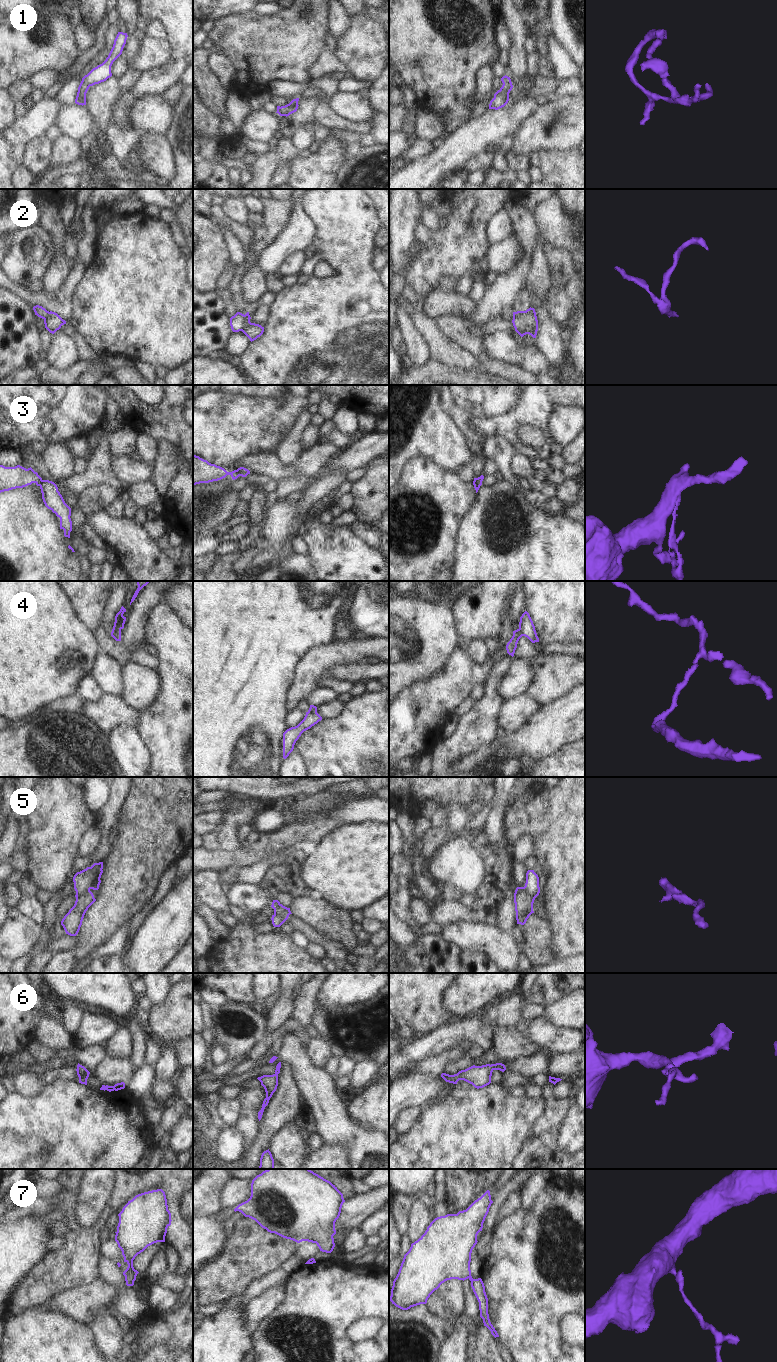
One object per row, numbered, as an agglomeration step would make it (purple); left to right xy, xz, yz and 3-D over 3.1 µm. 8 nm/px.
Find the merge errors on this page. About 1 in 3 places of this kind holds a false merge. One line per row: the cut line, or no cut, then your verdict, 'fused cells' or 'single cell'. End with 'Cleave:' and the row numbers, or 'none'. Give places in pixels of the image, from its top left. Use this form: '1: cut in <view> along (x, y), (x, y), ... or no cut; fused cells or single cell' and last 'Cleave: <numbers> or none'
1: no cut; single cell
2: cut in xz along (245, 315), (245, 321), (241, 330); fused cells
3: cut in xy along (43, 480), (39, 485); fused cells
4: cut in xy along (120, 628), (116, 628), (112, 632); fused cells
5: cut in xy along (89, 889), (76, 899); fused cells
6: no cut; single cell
7: no cut; single cell
Cleave: 2, 3, 4, 5

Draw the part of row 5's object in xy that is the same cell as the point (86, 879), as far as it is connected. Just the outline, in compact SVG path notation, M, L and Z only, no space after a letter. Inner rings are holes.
M103 862L94 863L91 867L77 872L73 877L74 889L76 891L76 899L79 899L88 890L101 883L101 875L103 873Z

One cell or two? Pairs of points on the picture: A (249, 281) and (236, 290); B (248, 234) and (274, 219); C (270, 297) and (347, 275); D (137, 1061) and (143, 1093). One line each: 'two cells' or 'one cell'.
A: two cells
B: two cells
C: two cells
D: two cells

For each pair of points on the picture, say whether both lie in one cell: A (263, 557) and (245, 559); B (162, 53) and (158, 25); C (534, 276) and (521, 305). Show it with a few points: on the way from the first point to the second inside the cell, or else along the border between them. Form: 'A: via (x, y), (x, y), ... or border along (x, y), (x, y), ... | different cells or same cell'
A: border along (261, 535), (266, 546), (247, 570) | different cells
B: border along (150, 36), (167, 39) | different cells
C: border along (523, 288), (528, 293), (530, 306) | different cells

